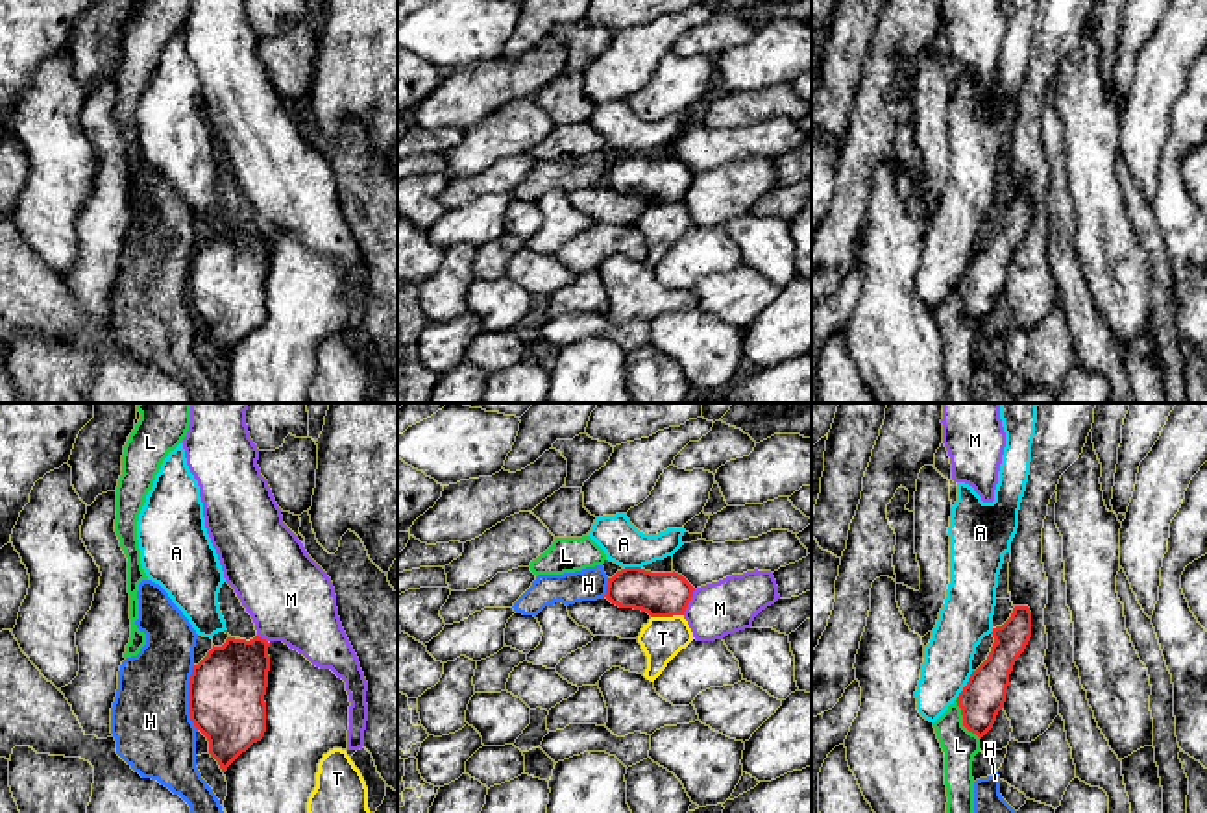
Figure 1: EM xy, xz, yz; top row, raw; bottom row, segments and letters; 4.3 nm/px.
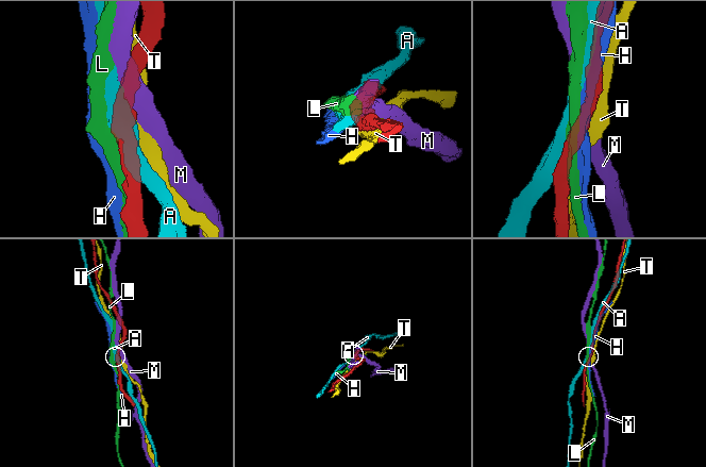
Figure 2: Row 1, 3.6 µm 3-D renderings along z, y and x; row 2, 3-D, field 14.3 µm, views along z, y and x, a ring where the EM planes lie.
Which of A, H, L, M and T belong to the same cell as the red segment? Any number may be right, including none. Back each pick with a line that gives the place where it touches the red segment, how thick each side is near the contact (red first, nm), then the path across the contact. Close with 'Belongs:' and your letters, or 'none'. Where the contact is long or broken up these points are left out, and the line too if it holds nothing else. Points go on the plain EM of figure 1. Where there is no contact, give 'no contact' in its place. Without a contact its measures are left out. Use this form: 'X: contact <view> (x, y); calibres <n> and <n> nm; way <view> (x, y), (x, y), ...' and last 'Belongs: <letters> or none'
Belongs: none

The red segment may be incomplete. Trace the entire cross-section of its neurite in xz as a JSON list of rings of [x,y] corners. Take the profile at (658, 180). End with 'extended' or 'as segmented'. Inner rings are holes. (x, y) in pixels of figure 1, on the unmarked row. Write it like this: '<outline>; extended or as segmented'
[[[625,153],[608,164],[606,185],[619,194],[647,198],[651,203],[684,201],[695,174],[678,159],[651,159]]]; as segmented

